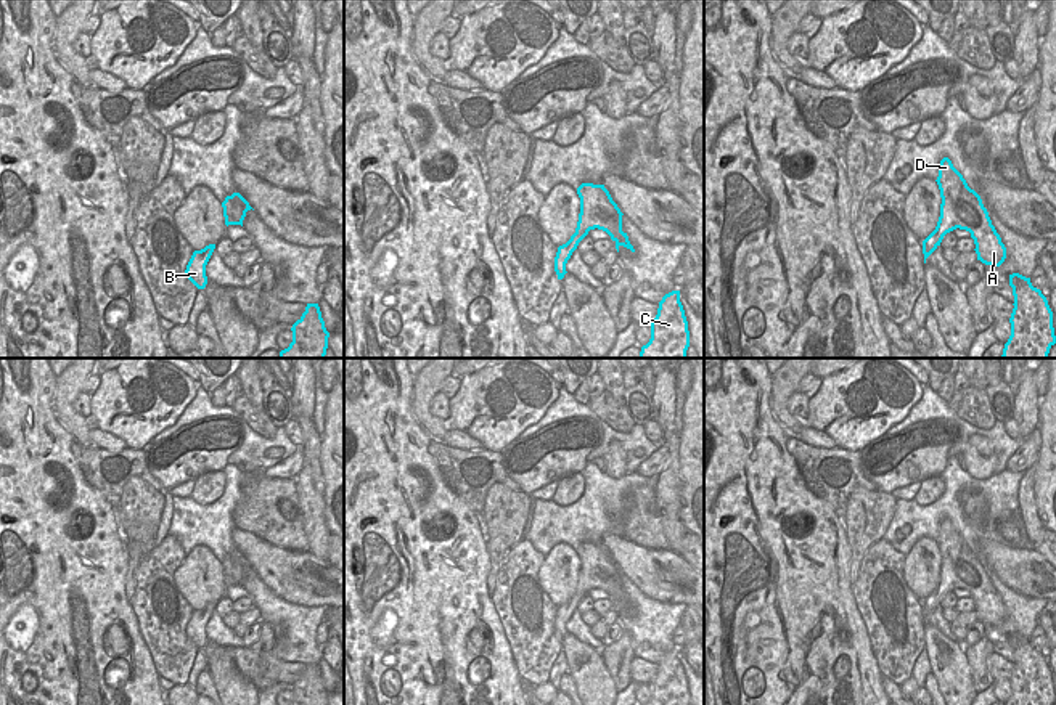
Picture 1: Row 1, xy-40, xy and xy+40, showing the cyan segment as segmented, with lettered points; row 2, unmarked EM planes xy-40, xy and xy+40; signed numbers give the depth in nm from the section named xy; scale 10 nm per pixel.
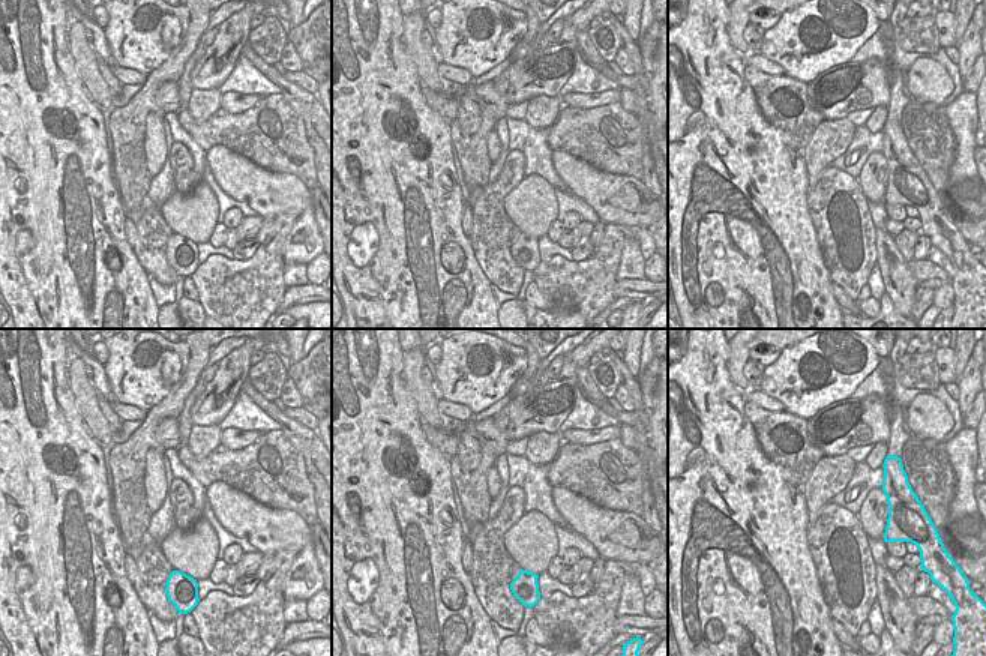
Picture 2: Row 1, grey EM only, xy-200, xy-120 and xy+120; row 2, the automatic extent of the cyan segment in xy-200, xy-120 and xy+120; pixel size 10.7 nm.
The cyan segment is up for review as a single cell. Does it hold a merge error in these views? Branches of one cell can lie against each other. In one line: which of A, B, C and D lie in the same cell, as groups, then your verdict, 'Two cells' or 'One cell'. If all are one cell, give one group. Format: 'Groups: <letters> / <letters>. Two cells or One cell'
Groups: A B C D. One cell.

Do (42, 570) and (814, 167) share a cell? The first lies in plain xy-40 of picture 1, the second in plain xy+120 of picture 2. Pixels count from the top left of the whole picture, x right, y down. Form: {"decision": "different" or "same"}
{"decision": "different"}

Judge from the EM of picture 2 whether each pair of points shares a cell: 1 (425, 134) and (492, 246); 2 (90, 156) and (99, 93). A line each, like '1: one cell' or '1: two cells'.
1: two cells
2: two cells

